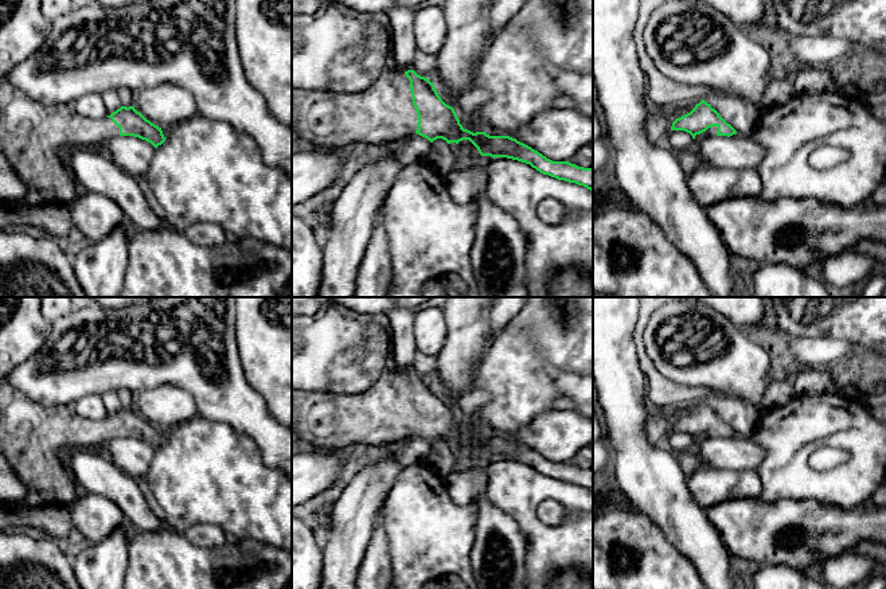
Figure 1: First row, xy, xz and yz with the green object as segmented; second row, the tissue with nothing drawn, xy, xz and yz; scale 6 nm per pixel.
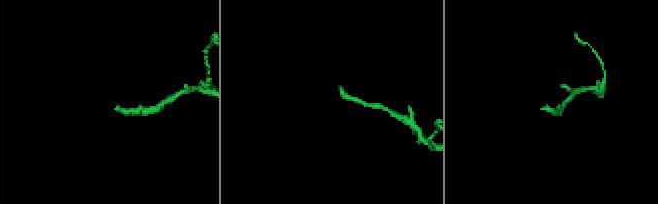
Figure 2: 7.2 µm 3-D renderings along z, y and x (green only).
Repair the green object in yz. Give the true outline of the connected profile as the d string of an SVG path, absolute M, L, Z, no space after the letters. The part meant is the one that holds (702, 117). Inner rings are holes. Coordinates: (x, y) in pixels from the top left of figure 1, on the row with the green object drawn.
M704 100L696 104L690 113L676 118L671 130L684 130L692 136L694 141L711 136L730 137L737 133Z

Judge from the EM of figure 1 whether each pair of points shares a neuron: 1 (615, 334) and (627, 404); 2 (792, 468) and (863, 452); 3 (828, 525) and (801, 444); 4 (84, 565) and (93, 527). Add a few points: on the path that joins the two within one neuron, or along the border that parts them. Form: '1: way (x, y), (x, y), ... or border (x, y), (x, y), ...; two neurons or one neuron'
1: way (615, 351), (615, 367), (621, 386); one neuron
2: way (810, 479), (838, 479), (847, 469); one neuron
3: border (789, 498), (831, 502), (851, 508); two neurons
4: border (117, 527), (100, 541), (82, 543); two neurons

